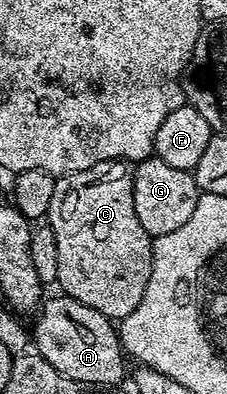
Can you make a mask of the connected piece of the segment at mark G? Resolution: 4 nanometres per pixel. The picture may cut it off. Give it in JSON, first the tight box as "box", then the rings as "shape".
{"box":[132,156,200,239],"shape":[[[151,156],[137,163],[133,172],[132,204],[144,232],[148,232],[151,239],[168,236],[168,232],[181,228],[192,217],[200,191],[191,171],[172,168],[164,164],[164,160]]]}

